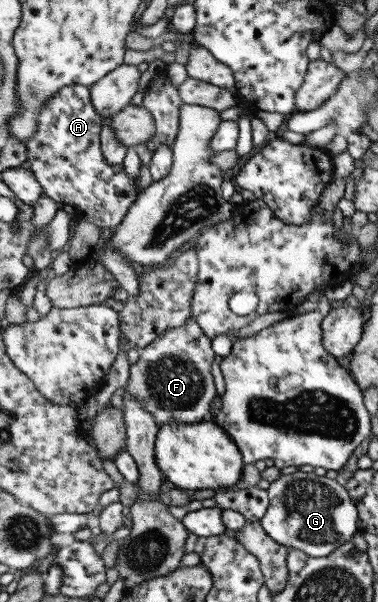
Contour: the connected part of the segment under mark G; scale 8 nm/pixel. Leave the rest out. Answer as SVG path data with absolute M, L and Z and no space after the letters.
M295 471L292 474L281 475L281 488L267 488L268 505L264 516L258 521L261 528L277 544L288 548L295 548L305 552L307 556L319 558L333 552L337 546L350 541L356 532L356 506L351 501L347 489L337 484L335 479L326 478L325 475L317 476L313 471L305 473Z

